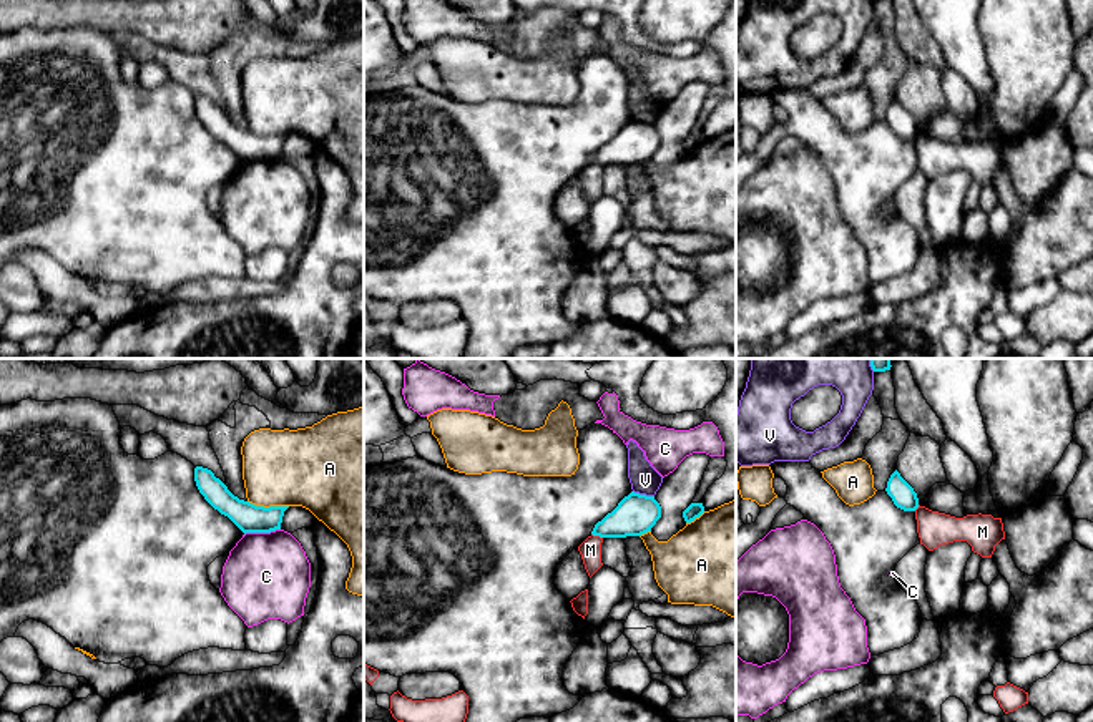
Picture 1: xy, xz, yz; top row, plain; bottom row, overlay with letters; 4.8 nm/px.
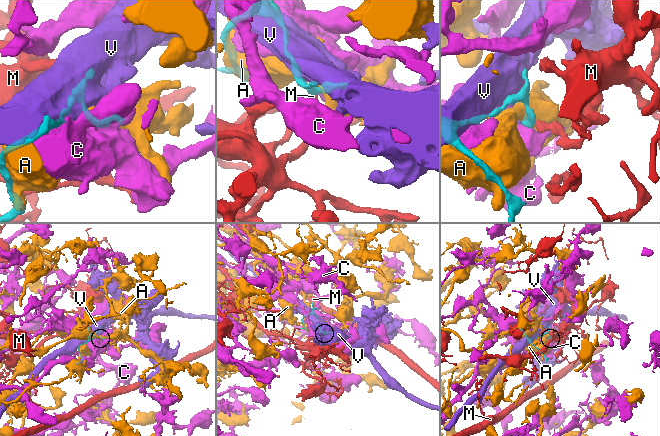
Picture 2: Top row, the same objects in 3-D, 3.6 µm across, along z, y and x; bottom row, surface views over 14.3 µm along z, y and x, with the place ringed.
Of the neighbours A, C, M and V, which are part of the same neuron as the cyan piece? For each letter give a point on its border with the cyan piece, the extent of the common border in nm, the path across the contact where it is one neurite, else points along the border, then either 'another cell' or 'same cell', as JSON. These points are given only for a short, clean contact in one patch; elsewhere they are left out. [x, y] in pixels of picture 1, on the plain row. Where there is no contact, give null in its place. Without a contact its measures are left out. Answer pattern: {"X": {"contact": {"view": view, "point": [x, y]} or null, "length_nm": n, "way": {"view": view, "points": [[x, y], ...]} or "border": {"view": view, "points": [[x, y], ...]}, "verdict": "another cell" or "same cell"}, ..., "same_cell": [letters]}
{"A": {"contact": {"view": "xy", "point": [269, 135]}, "length_nm": 200, "verdict": "another cell"}, "C": {"contact": {"view": "xy", "point": [261, 160]}, "length_nm": 180, "verdict": "another cell"}, "M": {"contact": {"view": "xz", "point": [597, 163]}, "length_nm": 60, "border": {"view": "xz", "points": [[592, 161], [602, 166]]}, "verdict": "another cell"}, "V": {"contact": {"view": "xz", "point": [643, 123]}, "length_nm": 110, "verdict": "another cell"}, "same_cell": []}

